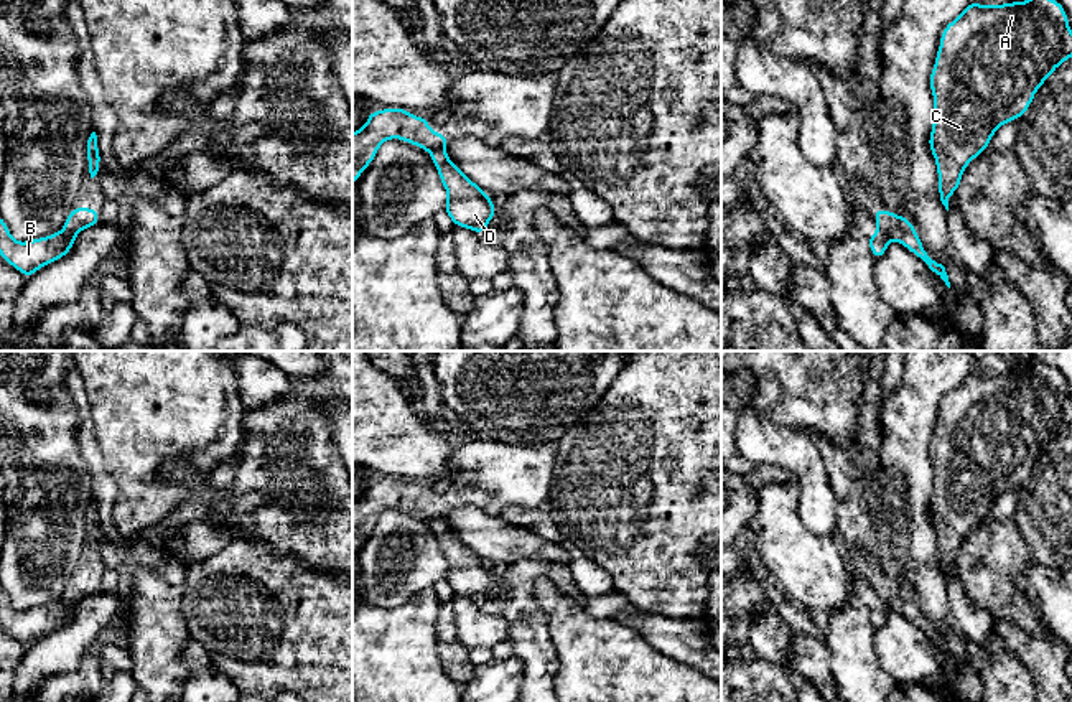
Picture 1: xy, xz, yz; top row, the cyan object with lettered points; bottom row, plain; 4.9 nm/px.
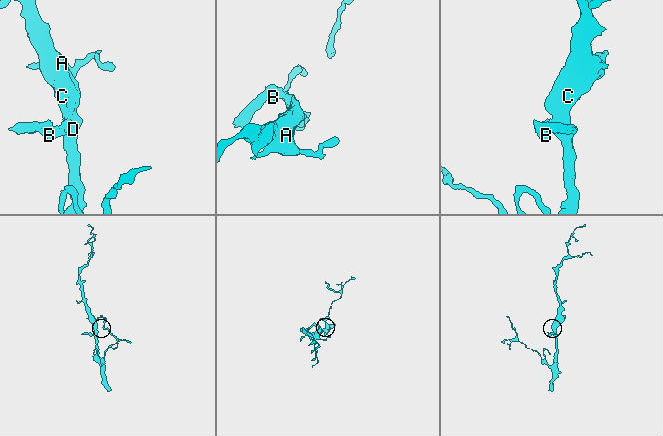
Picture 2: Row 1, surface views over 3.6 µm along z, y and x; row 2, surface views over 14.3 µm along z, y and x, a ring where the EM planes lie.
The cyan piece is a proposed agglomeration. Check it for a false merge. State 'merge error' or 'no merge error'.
merge error

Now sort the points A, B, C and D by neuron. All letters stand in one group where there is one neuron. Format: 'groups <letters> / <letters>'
groups A C D / B

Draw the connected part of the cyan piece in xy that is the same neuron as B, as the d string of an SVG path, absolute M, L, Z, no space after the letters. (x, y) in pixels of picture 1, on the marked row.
M0 218L0 255L28 278L38 269L63 259L72 249L76 236L61 229L46 237L16 242Z

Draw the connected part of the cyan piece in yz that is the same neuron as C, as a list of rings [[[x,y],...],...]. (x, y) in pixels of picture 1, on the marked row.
[[[972,0],[960,16],[942,30],[935,64],[929,77],[935,102],[929,148],[937,163],[939,198],[947,211],[948,196],[957,193],[967,165],[988,148],[991,137],[1003,124],[1023,117],[1036,91],[1069,58],[1072,58],[1072,31],[1067,13],[1057,0],[1024,0],[988,7]]]

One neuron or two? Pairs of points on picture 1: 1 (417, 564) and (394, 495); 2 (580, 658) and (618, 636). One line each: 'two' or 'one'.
1: two
2: one

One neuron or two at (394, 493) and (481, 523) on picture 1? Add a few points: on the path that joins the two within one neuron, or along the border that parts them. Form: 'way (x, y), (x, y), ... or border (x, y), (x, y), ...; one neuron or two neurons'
border (483, 508), (453, 508), (445, 518); two neurons

